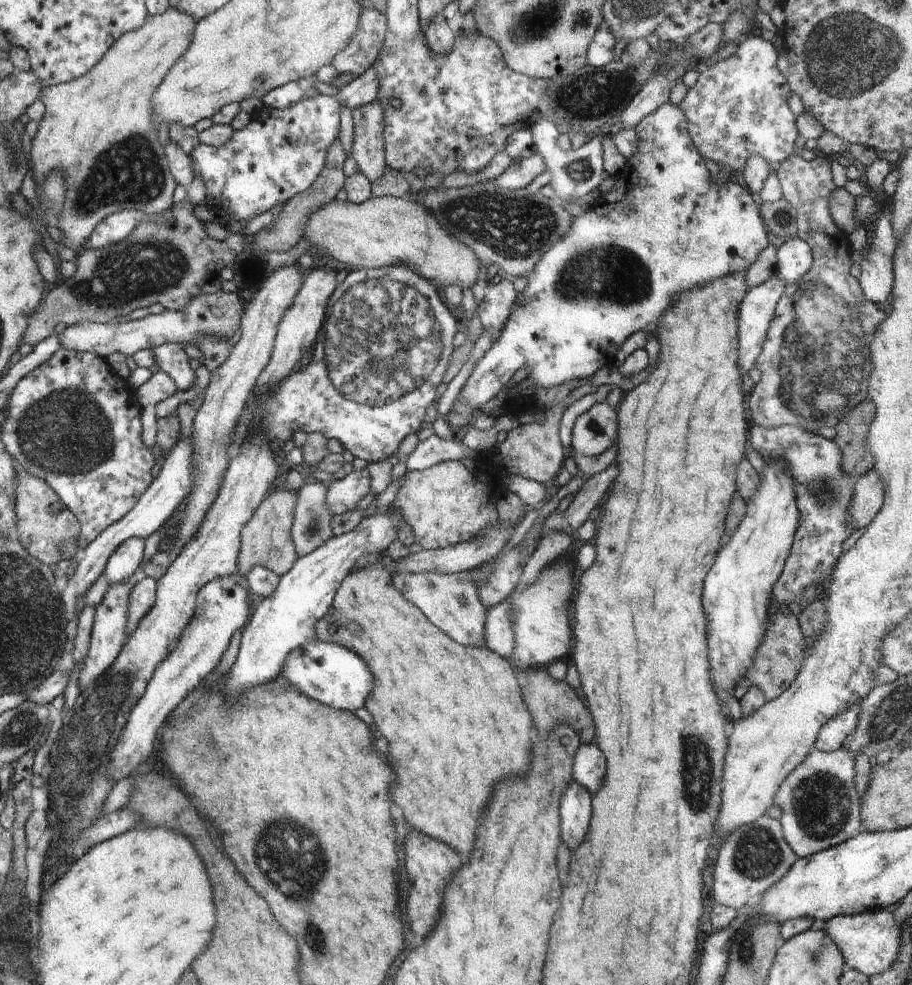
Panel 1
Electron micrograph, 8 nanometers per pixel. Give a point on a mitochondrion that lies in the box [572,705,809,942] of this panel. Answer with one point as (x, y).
(698, 765)

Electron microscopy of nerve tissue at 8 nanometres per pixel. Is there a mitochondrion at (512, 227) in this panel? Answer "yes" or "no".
yes

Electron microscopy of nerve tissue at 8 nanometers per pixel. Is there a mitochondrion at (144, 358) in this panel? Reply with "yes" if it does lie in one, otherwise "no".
no

